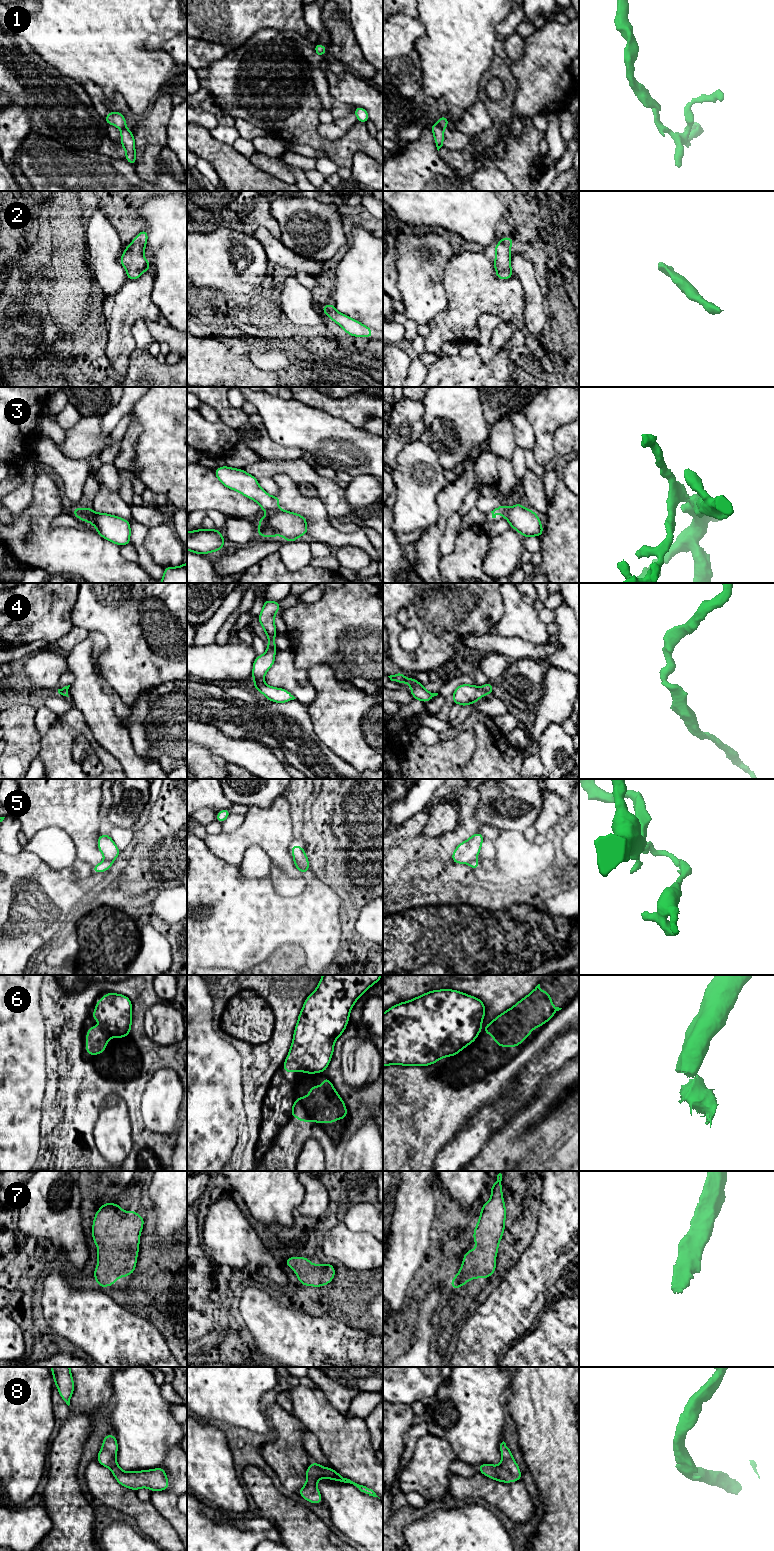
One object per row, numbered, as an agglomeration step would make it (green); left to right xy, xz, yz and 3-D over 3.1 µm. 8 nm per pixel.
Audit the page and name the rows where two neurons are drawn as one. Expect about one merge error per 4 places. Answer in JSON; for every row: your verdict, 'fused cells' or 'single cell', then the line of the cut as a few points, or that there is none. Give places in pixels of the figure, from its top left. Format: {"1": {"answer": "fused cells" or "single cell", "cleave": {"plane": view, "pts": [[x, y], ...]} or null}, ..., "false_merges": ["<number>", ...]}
{"1": {"answer": "fused cells", "cleave": {"plane": "yz", "pts": [[436, 124], [442, 130]]}}, "2": {"answer": "single cell", "cleave": null}, "3": {"answer": "fused cells", "cleave": {"plane": "xz", "pts": [[279, 509], [269, 513]]}}, "4": {"answer": "single cell", "cleave": null}, "5": {"answer": "fused cells", "cleave": {"plane": "xz", "pts": [[294, 859], [299, 866], [308, 870]]}}, "6": {"answer": "fused cells", "cleave": {"plane": "yz", "pts": [[479, 1031], [477, 1033]]}}, "7": {"answer": "single cell", "cleave": null}, "8": {"answer": "single cell", "cleave": null}, "false_merges": ["1", "3", "5", "6"]}

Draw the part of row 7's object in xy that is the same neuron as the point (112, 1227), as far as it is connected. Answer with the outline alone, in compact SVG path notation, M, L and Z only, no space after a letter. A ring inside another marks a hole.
M104 1203L96 1212L92 1236L99 1248L94 1279L100 1288L113 1286L117 1278L133 1274L143 1225L144 1219L135 1209L123 1212L115 1203Z

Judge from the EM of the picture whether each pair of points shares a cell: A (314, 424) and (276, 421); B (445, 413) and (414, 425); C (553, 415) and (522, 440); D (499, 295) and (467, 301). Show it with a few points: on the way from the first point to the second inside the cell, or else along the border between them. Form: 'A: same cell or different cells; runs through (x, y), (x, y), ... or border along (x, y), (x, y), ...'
A: same cell; runs through (305, 424), (285, 422)
B: different cells; border along (423, 402), (424, 432), (419, 439)
C: different cells; border along (521, 413), (534, 432), (533, 450)
D: same cell; runs through (491, 295), (475, 295)

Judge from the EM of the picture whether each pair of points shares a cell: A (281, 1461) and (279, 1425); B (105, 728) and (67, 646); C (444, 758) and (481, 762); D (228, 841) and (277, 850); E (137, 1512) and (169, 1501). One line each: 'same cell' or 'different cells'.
A: same cell
B: different cells
C: different cells
D: same cell
E: different cells

